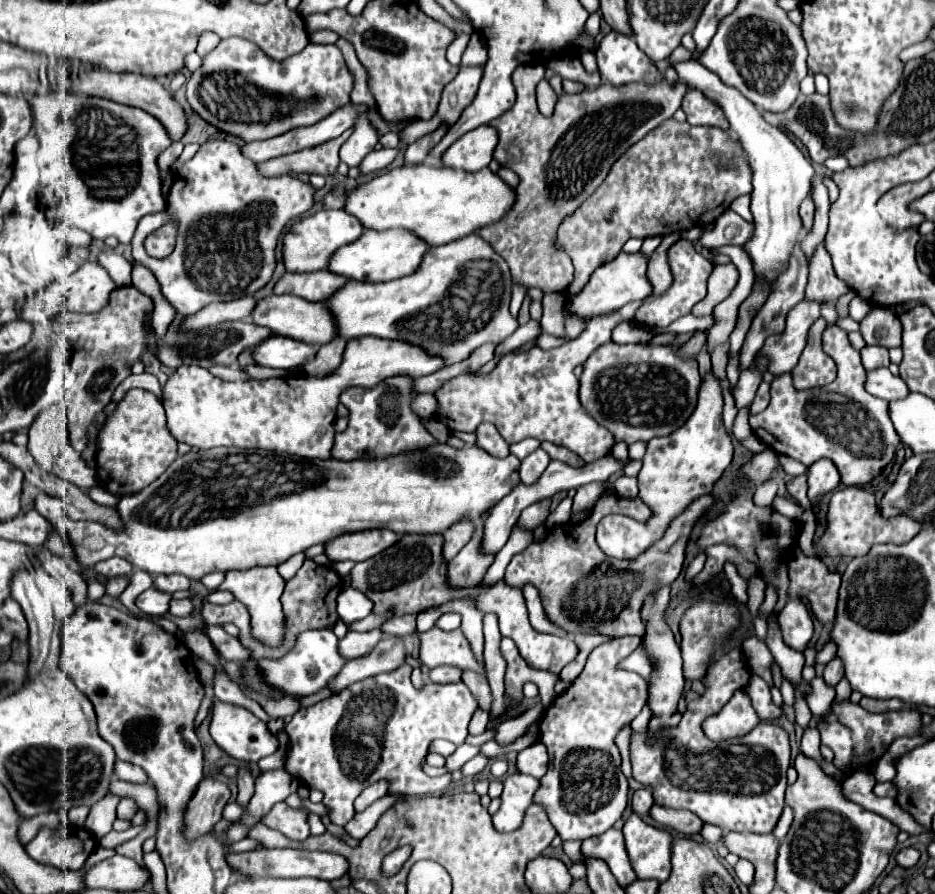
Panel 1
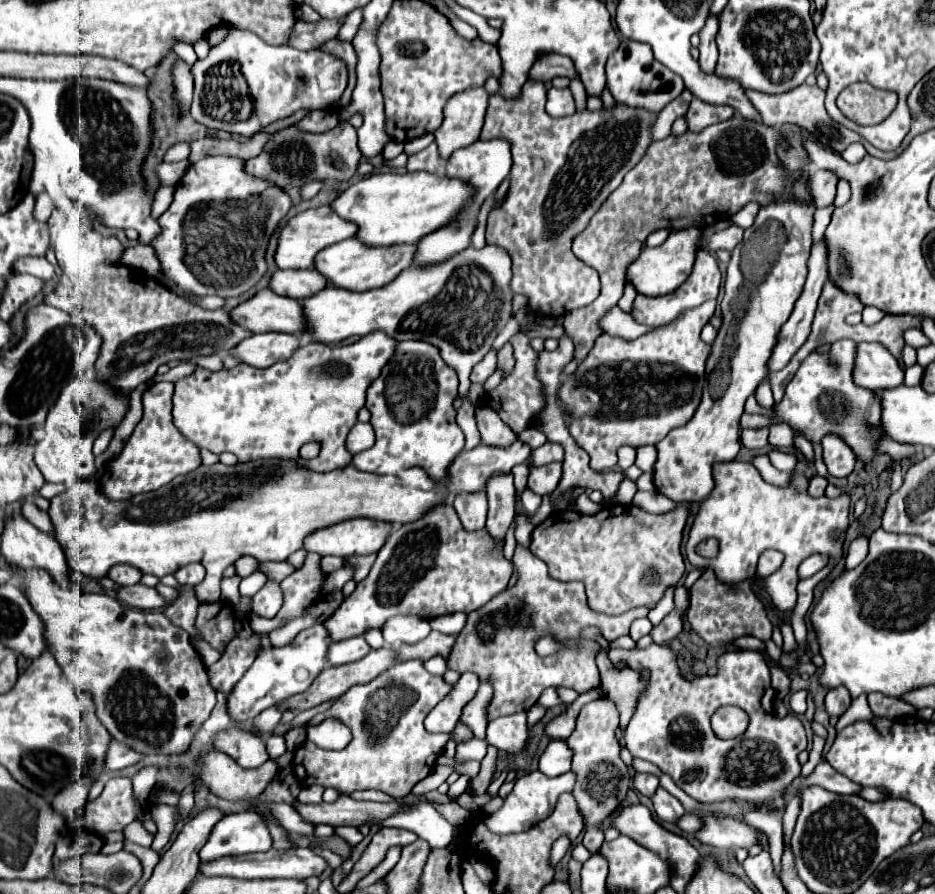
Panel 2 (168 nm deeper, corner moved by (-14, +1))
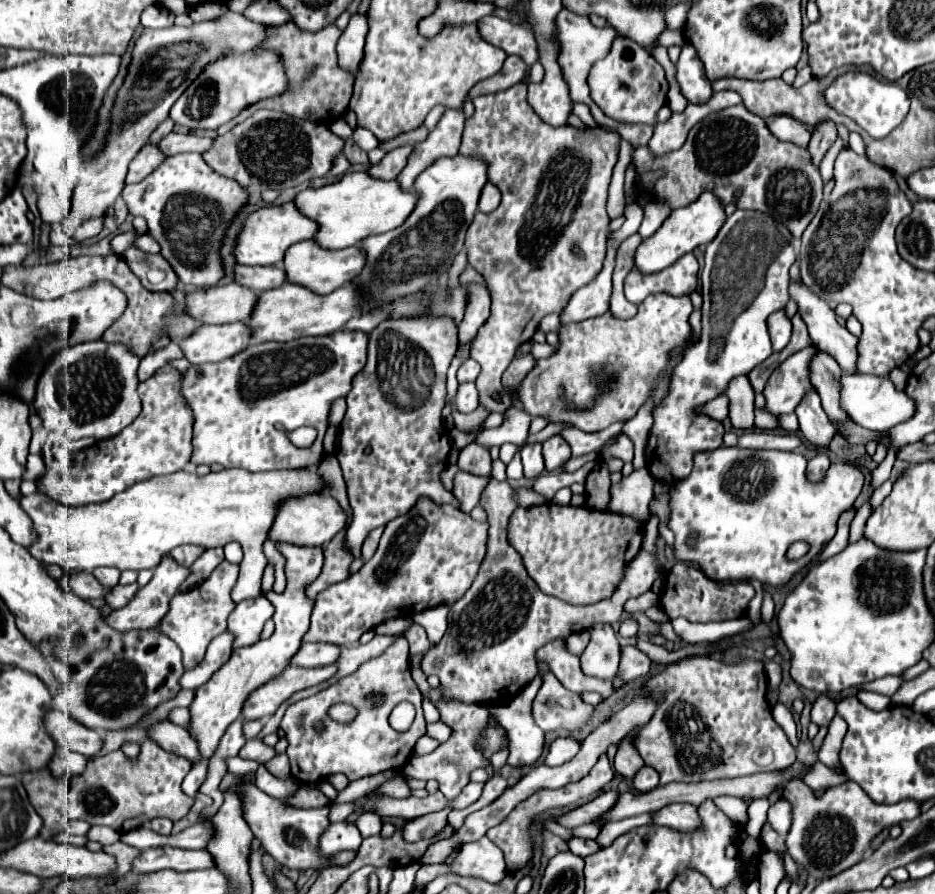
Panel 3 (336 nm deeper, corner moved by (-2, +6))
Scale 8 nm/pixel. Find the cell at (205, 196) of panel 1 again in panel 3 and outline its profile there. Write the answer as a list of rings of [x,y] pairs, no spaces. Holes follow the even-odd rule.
[[[193,152],[193,154],[177,154],[171,158],[165,158],[165,162],[159,168],[155,168],[143,182],[125,184],[121,198],[125,200],[125,204],[133,216],[141,216],[147,220],[149,234],[153,234],[153,238],[159,242],[163,258],[171,264],[171,268],[175,270],[175,274],[179,276],[181,282],[193,284],[197,288],[207,288],[207,286],[215,286],[221,280],[221,276],[223,276],[223,268],[221,268],[221,260],[219,260],[221,236],[225,234],[231,218],[247,202],[245,188],[241,188],[237,182],[213,172],[205,164],[203,156]]]

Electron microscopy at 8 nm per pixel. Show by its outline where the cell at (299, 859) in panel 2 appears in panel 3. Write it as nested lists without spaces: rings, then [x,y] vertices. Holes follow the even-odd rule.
[[[149,848],[135,858],[131,864],[133,872],[155,872],[155,870],[201,870],[213,868],[213,858],[207,850],[181,850],[181,848]]]

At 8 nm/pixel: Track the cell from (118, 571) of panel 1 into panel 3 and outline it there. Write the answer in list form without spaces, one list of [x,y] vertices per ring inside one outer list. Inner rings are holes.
[[[97,568],[95,572],[93,572],[93,576],[97,578],[97,582],[101,584],[101,586],[117,586],[117,582],[119,582],[119,570],[115,570],[115,568]]]

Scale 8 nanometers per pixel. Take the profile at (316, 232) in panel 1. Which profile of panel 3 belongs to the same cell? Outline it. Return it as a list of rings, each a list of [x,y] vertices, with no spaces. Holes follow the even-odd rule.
[[[293,202],[287,204],[271,204],[271,206],[263,206],[255,212],[251,212],[245,222],[243,228],[235,240],[235,260],[237,264],[247,264],[247,266],[263,266],[263,264],[275,264],[279,266],[283,262],[283,254],[285,250],[301,240],[309,240],[313,238],[313,234],[317,232],[317,224],[309,218],[305,218]]]

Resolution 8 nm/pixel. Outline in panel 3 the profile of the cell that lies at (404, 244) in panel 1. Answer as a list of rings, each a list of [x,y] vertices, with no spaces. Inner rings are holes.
[[[313,240],[297,242],[295,246],[289,246],[283,258],[283,270],[287,274],[287,282],[305,286],[315,294],[331,294],[339,286],[351,282],[351,278],[355,278],[363,266],[365,266],[365,258],[359,246],[351,246],[347,250],[323,250],[315,246]]]

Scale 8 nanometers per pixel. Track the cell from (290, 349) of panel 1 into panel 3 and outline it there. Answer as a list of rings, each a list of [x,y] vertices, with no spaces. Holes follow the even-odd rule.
[[[233,322],[221,326],[199,326],[195,334],[177,344],[191,364],[205,364],[235,356],[243,350],[243,346],[247,348],[249,338],[251,330],[247,330],[243,322]]]

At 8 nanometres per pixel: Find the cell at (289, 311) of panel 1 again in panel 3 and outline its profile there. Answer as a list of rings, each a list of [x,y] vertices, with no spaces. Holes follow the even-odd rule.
[[[239,284],[197,288],[185,296],[185,312],[203,324],[229,324],[247,318],[255,306],[255,292]]]

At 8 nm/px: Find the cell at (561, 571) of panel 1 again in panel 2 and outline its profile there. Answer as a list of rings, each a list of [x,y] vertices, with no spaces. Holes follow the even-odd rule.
[[[615,505],[599,511],[597,515],[581,515],[575,511],[551,513],[533,531],[531,553],[537,555],[549,567],[549,577],[557,581],[581,581],[587,589],[587,605],[597,613],[623,615],[635,607],[657,607],[669,587],[675,587],[685,575],[685,563],[681,555],[683,529],[689,517],[687,507],[675,507],[667,513],[647,513],[637,505]]]

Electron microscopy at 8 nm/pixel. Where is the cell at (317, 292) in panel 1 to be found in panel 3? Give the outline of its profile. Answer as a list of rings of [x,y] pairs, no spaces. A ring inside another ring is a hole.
[[[235,264],[235,282],[255,294],[285,284],[285,272],[277,266],[241,266]]]

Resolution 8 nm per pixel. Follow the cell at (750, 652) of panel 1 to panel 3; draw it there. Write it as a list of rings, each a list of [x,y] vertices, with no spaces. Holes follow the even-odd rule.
[[[677,562],[665,578],[665,586],[659,594],[659,606],[671,620],[683,616],[691,622],[721,622],[745,616],[753,596],[755,590],[747,582],[713,582],[695,566]]]

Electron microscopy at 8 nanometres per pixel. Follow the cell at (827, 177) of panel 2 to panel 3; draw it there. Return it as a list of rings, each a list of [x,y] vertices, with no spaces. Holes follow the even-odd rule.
[[[823,120],[817,126],[811,128],[811,140],[809,140],[809,152],[813,158],[813,164],[819,164],[829,146],[837,138],[837,128],[831,120]]]

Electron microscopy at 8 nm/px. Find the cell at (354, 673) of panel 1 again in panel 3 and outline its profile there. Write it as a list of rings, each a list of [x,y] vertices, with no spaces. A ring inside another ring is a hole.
[[[289,666],[279,674],[279,678],[271,678],[271,682],[265,682],[247,698],[247,704],[243,706],[241,720],[259,720],[265,716],[271,716],[283,700],[293,696],[295,692],[315,686],[323,680],[329,680],[337,672],[337,666],[323,666],[323,668],[295,668]]]

